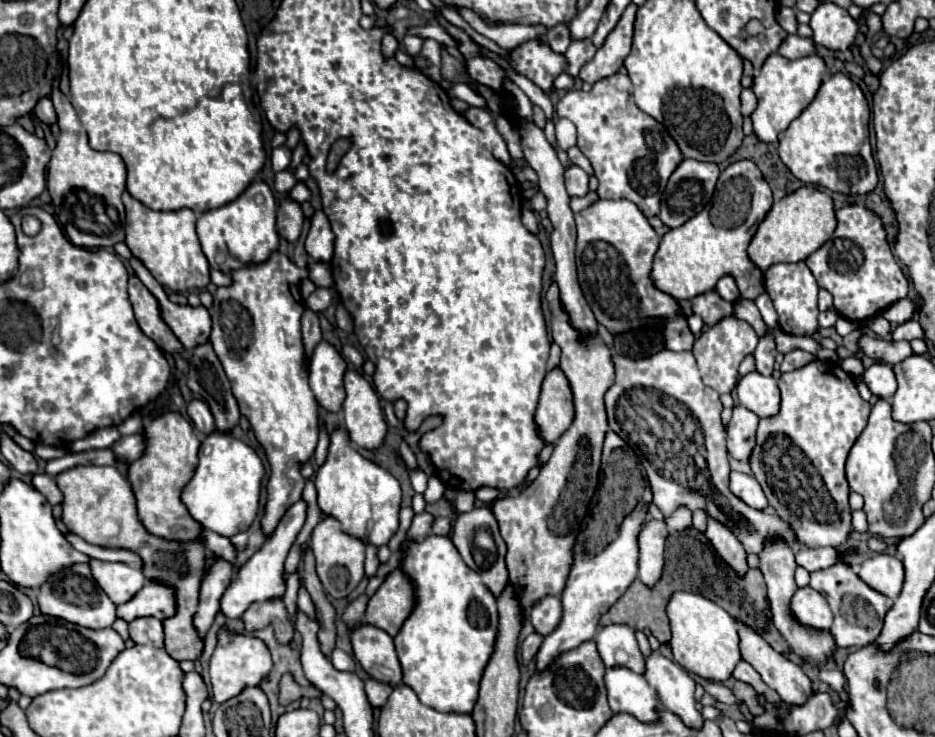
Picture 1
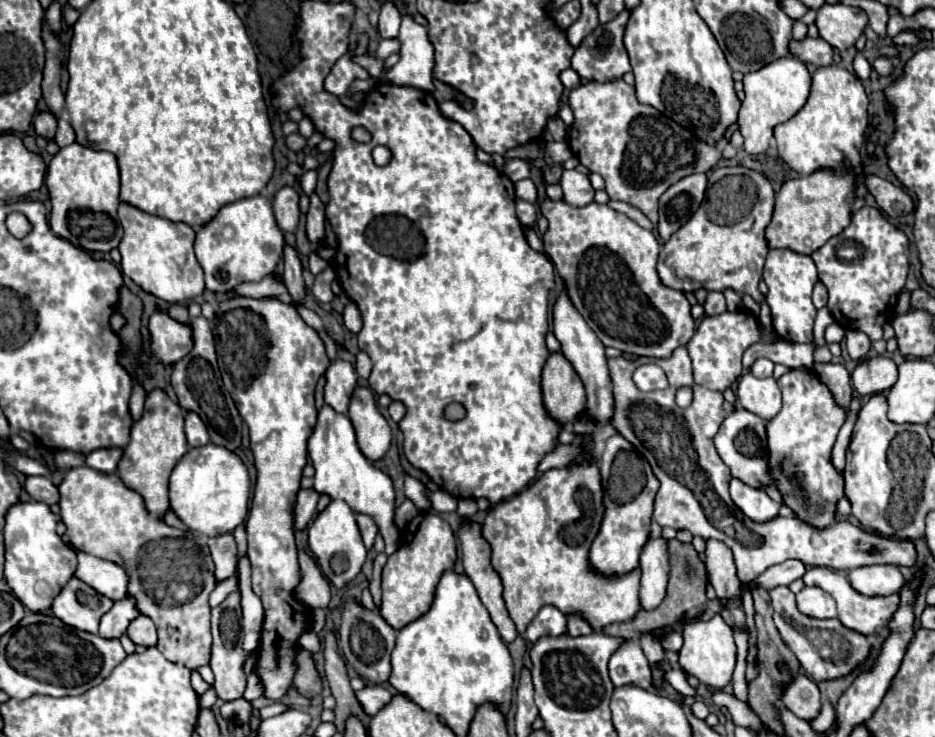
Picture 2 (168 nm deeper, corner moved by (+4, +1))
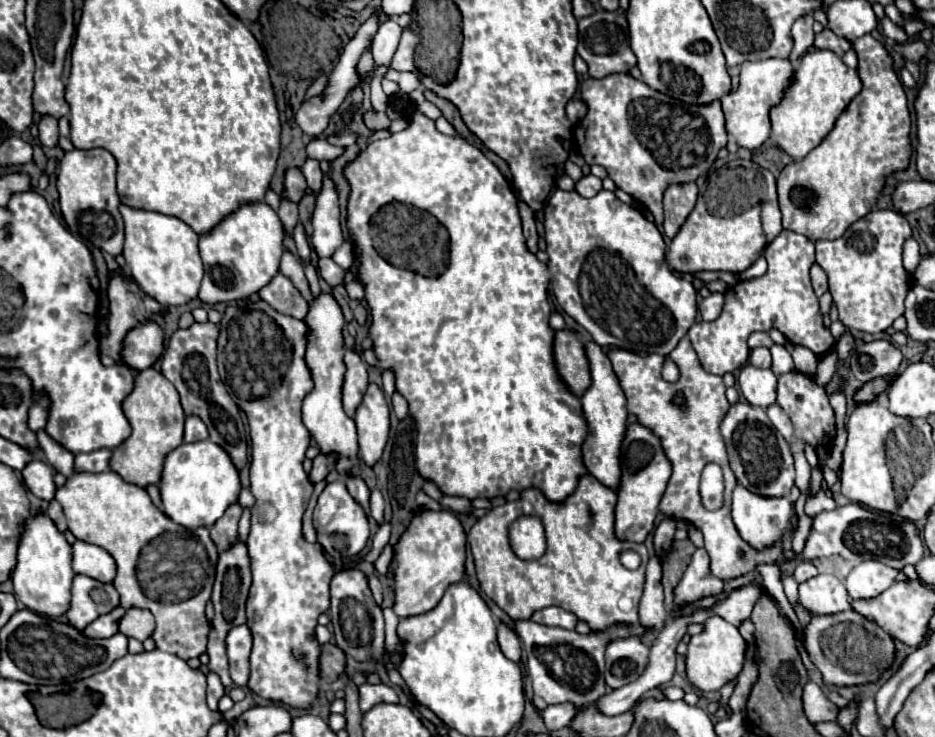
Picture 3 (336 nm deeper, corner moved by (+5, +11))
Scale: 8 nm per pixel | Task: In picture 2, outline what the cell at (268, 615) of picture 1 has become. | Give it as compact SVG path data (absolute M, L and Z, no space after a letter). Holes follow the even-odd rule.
M307 631L307 633L303 633L301 637L299 637L299 645L303 647L303 649L307 649L307 651L321 651L321 639L319 639L319 635L315 633L315 631Z

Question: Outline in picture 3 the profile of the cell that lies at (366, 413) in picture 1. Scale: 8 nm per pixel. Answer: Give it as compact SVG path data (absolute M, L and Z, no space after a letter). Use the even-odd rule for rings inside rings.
M374 383L368 385L364 399L356 409L356 427L358 427L360 459L372 467L382 457L390 431L388 403L384 399L382 389Z

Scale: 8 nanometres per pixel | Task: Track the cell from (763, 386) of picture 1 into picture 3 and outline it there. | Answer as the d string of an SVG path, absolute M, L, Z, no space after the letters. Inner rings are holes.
M746 363L738 375L740 393L746 397L750 405L762 409L770 407L776 401L776 383L778 379L772 373L772 369L758 369L750 363Z

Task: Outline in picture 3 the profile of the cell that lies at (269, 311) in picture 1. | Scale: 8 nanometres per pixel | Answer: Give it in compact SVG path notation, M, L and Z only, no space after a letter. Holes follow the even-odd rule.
M244 299L244 301L236 301L232 305L228 305L222 313L222 321L220 321L220 339L218 339L218 371L220 371L220 377L222 377L222 383L226 385L230 397L236 401L236 405L246 413L248 417L248 425L250 425L250 439L252 439L252 461L250 461L250 491L252 495L256 497L256 503L252 507L252 519L250 519L250 535L248 535L248 553L250 553L250 561L252 561L252 587L250 587L250 595L248 595L248 603L246 603L246 611L248 611L248 627L252 631L252 637L254 637L254 647L252 647L252 655L250 655L250 681L248 681L248 687L250 691L254 691L256 695L264 697L264 699L274 699L274 701L282 701L286 705L292 705L292 707L304 707L308 709L312 705L312 701L316 699L316 691L318 691L318 685L316 681L319 681L319 656L320 656L320 643L316 641L314 637L314 627L316 627L316 619L320 613L324 613L330 605L330 581L336 573L336 569L326 561L324 553L322 553L322 547L316 543L316 545L310 545L304 541L302 537L302 513L308 505L308 499L312 495L312 483L308 481L308 473L302 469L302 461L304 461L304 455L306 455L306 449L308 449L308 443L310 443L310 433L306 431L302 419L300 419L300 407L302 407L302 401L304 397L314 389L314 381L312 381L312 373L310 373L310 367L306 365L306 347L308 347L308 325L304 321L298 321L294 317L288 317L288 315L282 315L278 311L274 311L266 301L254 301L254 299Z

